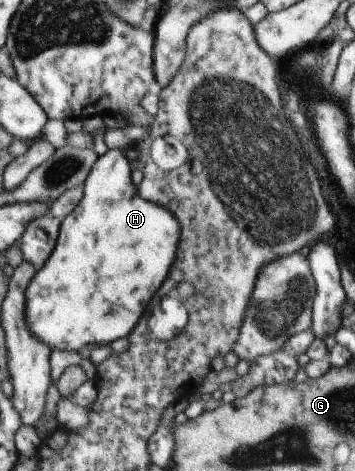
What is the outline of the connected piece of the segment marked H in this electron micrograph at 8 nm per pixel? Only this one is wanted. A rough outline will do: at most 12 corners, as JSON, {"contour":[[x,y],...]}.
{"contour":[[109,149],[28,289],[30,331],[129,336],[167,280],[176,214]]}

